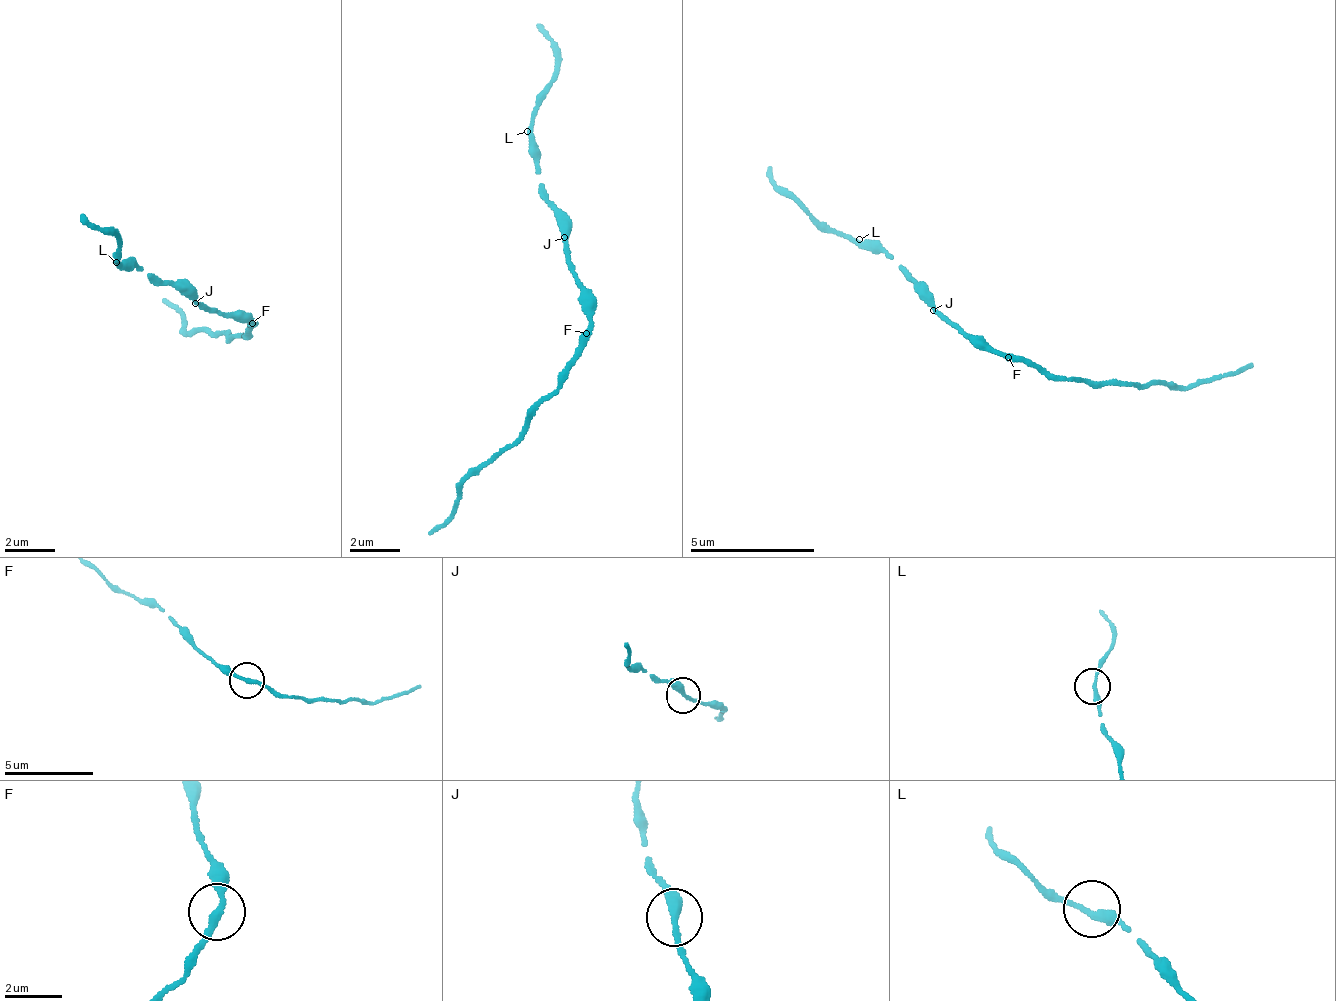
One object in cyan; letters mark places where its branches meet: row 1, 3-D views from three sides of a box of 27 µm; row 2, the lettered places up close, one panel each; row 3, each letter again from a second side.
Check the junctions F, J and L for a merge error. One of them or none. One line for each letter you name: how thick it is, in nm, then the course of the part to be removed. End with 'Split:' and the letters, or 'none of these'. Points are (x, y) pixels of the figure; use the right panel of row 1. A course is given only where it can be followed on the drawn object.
F: Thickness 240 nm. Course of the part to remove: (1007, 358), (1025, 359), (1103, 384), (1188, 387), (1254, 365)
Split: F

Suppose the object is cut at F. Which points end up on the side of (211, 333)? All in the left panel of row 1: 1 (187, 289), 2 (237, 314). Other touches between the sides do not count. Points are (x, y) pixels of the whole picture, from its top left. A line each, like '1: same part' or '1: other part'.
1: other part
2: other part

